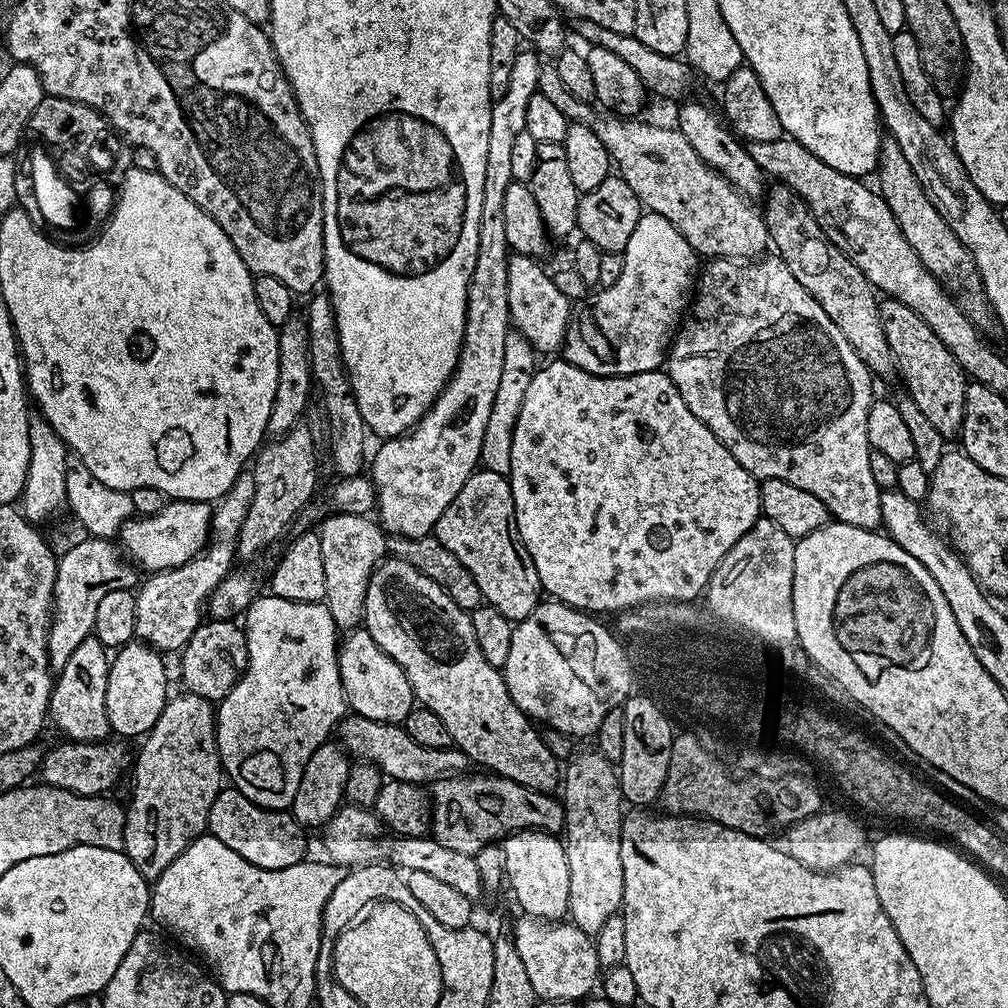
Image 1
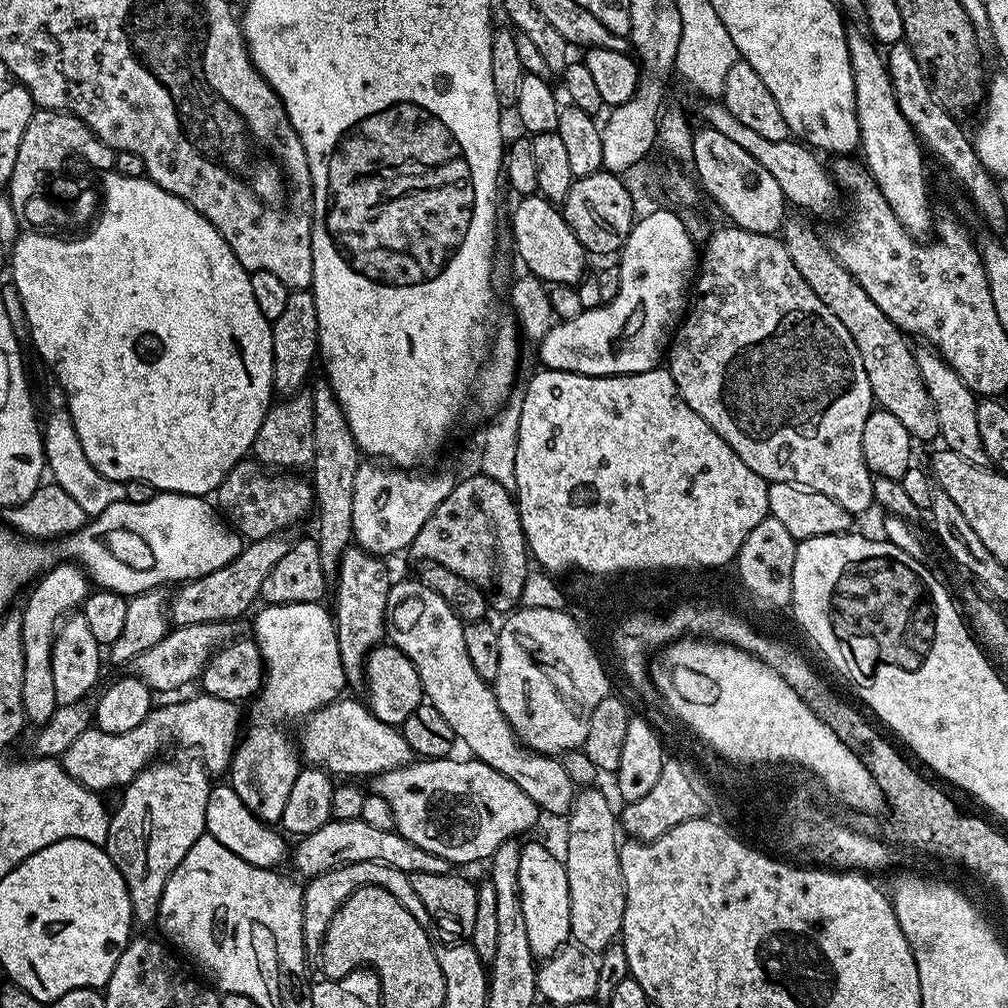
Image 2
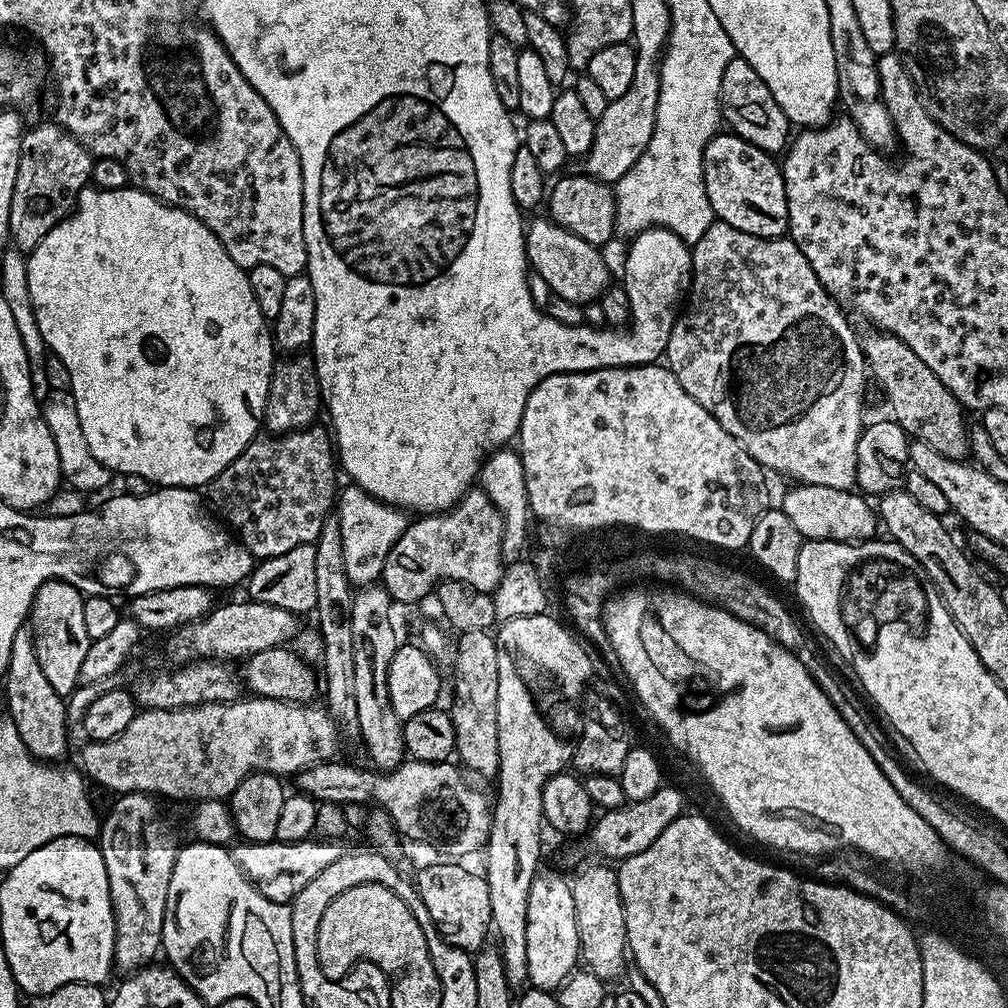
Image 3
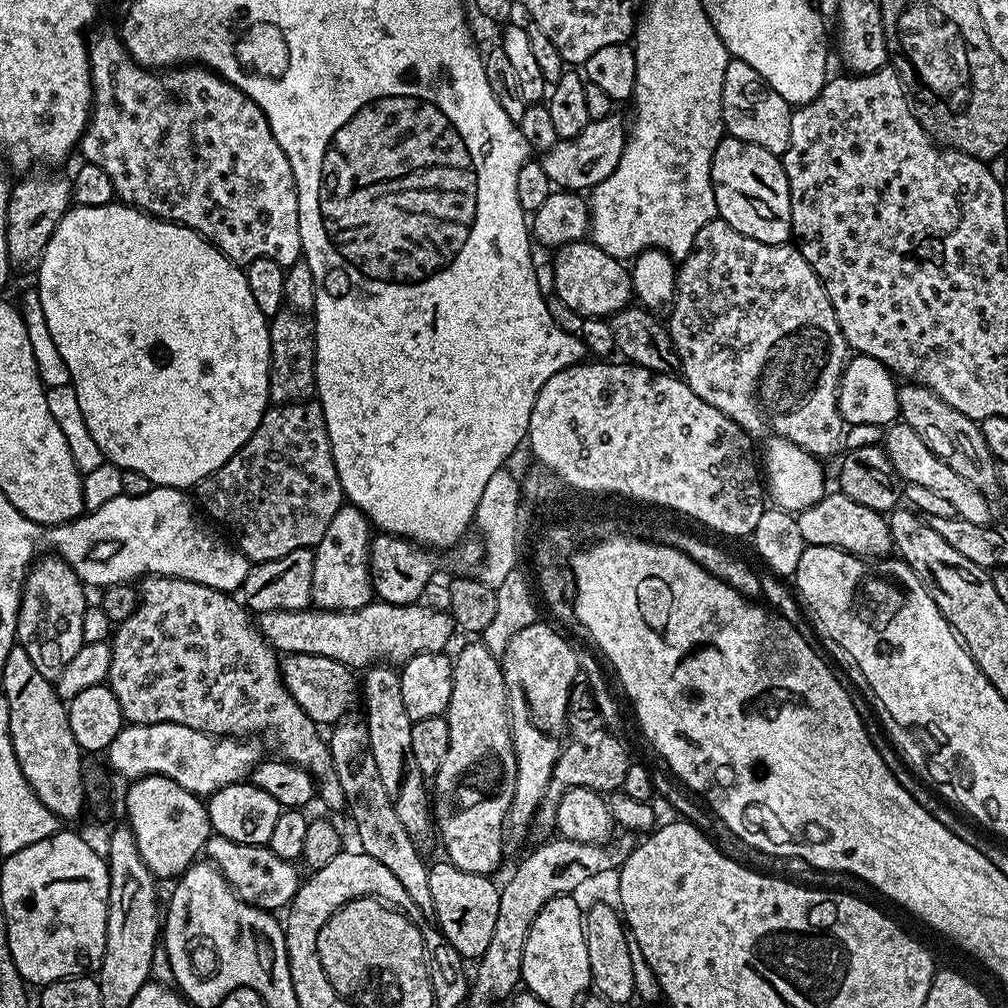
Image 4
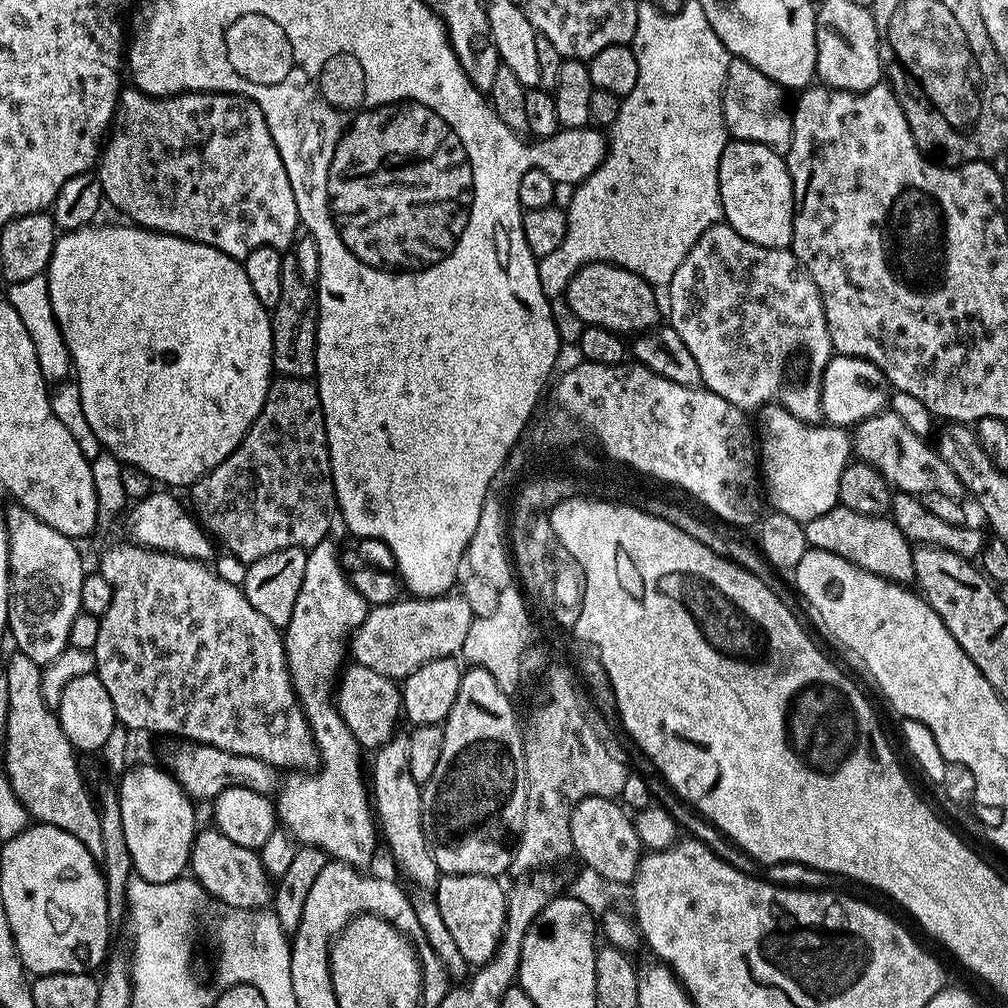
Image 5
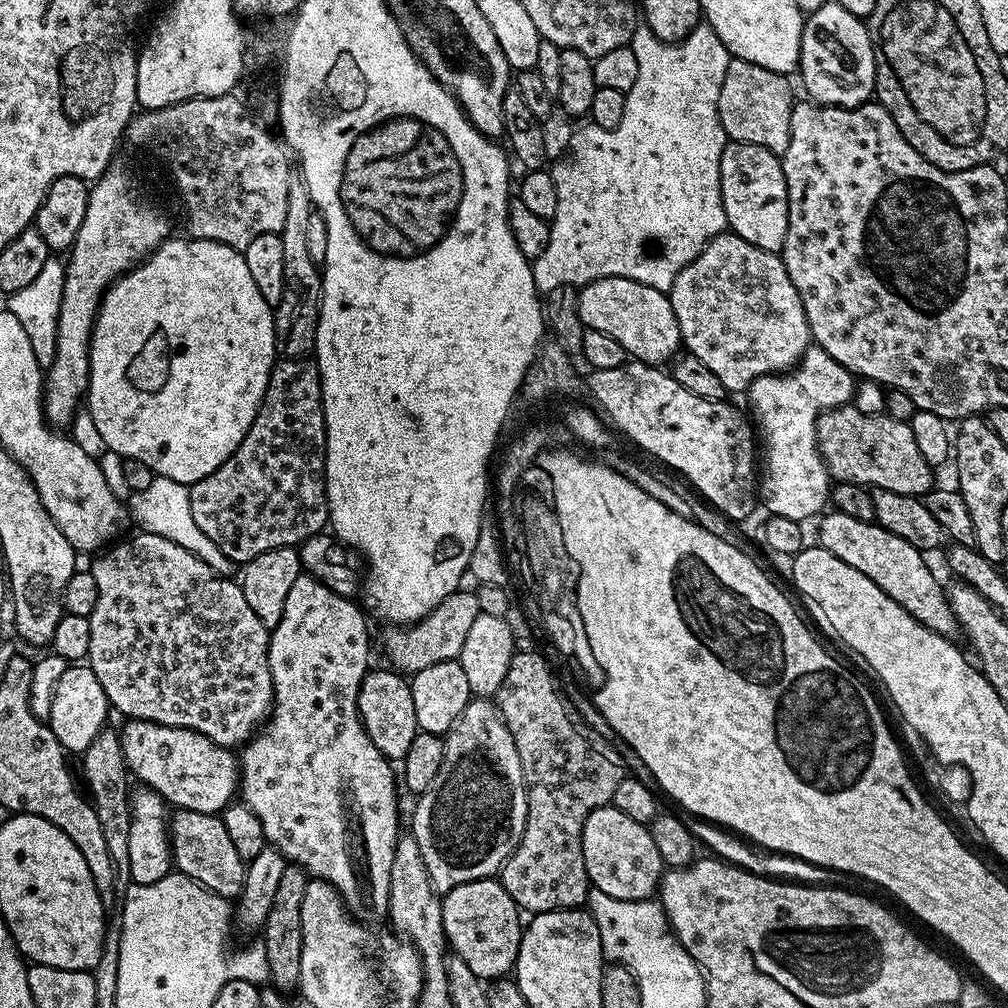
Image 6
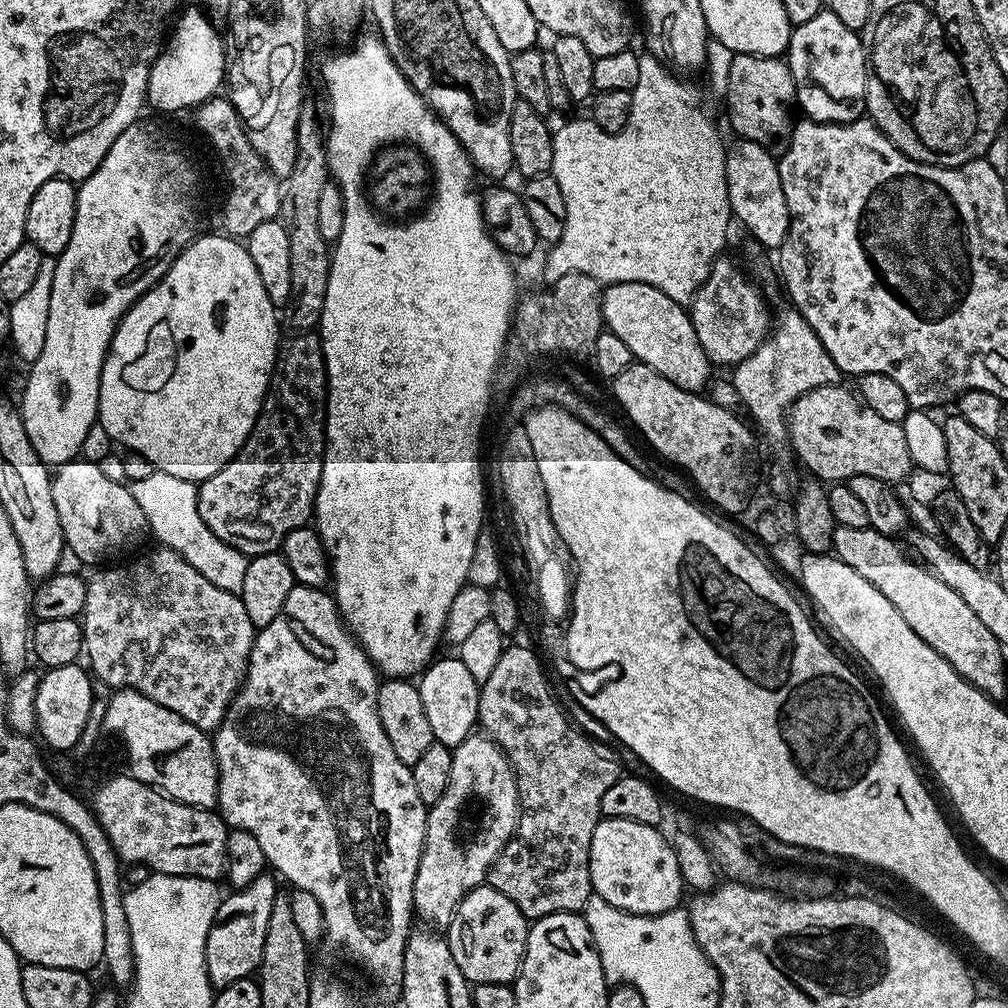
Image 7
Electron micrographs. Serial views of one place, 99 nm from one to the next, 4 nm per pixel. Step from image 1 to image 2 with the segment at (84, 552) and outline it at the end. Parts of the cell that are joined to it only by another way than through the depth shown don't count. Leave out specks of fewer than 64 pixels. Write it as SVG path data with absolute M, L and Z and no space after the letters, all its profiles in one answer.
M57 562L31 585L30 591L32 594L24 606L24 612L19 615L24 655L22 706L25 717L39 726L47 722L50 714L54 714L57 705L52 669L52 644L56 640L56 629L69 613L83 605L90 591L90 581L88 573L79 564Z

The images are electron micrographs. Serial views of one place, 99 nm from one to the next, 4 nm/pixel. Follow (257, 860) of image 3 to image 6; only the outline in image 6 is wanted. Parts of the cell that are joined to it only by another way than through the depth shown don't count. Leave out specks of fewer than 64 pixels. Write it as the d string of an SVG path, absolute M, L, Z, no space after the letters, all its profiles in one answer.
M188 809L173 811L168 824L168 839L177 873L188 876L209 892L227 898L239 897L244 885L246 861L238 854L234 842L230 842L230 834L219 815L211 816Z

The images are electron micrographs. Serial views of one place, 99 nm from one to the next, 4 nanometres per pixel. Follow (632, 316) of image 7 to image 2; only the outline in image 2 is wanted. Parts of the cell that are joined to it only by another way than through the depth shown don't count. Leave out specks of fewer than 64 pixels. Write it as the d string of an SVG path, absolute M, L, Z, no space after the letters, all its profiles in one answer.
M522 196L515 201L516 209L512 212L512 240L516 243L516 252L525 264L527 271L532 273L544 284L579 285L585 279L584 248L574 238L574 230L566 222L563 211L553 201L535 196Z

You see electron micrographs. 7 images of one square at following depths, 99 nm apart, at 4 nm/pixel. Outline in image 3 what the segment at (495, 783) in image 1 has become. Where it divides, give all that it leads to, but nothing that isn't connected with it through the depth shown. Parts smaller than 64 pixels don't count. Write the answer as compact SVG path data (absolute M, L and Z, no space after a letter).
M340 758L323 760L320 764L310 766L305 772L295 777L299 791L322 804L368 804L371 802L375 807L383 808L390 814L390 818L396 824L396 831L401 837L417 840L420 844L433 844L436 848L445 848L449 857L464 858L471 852L479 853L488 843L488 835L492 829L493 801L480 788L475 788L469 777L452 762L435 764L434 762L422 762L421 760L409 759L398 768L391 770L371 770L354 768L350 764L343 764Z

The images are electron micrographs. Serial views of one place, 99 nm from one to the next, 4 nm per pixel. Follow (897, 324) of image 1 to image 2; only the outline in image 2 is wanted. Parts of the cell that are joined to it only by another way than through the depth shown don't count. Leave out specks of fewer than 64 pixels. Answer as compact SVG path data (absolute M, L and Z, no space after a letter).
M920 346L915 349L918 370L922 374L922 382L930 394L930 402L934 402L934 410L938 414L939 439L944 440L943 447L949 452L958 454L958 458L966 458L966 462L984 466L988 464L988 455L982 448L982 437L978 434L978 414L976 406L978 397L954 374L954 370L931 347Z

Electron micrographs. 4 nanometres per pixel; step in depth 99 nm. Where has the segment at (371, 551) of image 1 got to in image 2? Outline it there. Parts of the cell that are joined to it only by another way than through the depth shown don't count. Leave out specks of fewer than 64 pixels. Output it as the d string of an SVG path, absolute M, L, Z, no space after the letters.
M350 546L340 555L340 565L334 577L336 583L336 637L338 654L342 658L342 670L349 689L363 689L366 684L366 665L372 651L385 639L388 623L388 592L393 586L393 577L388 577L388 568L383 559L365 552L359 546Z

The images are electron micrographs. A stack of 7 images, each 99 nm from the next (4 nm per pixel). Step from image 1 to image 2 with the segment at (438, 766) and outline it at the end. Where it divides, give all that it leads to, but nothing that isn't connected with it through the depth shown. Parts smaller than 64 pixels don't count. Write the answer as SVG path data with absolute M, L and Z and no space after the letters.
M341 698L330 702L303 721L300 730L298 752L303 763L323 768L336 778L371 778L410 764L414 759L403 731L395 724L382 722L368 709L367 703L361 701L359 704L356 700Z

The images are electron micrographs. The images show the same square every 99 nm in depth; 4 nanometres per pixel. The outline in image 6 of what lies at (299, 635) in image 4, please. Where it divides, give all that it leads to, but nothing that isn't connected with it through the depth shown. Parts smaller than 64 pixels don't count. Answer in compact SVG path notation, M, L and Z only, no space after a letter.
M459 588L448 595L430 615L413 625L389 625L382 638L384 652L393 663L391 665L406 674L421 672L438 662L455 660L460 655L471 625L480 613L475 591L468 592L466 588Z

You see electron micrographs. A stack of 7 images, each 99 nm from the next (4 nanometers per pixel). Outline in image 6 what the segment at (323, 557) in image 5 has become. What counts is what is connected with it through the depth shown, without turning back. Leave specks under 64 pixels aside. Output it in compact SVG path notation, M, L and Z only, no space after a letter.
M301 574L296 579L289 596L286 597L286 610L282 610L282 618L278 622L278 626L271 629L268 638L268 661L272 675L272 711L256 735L239 749L240 782L238 796L246 807L254 810L258 822L262 822L265 841L281 852L285 861L300 865L309 877L330 882L340 893L344 900L344 906L349 913L360 922L369 922L368 920L380 920L388 916L390 870L394 866L396 841L400 839L402 829L400 829L400 808L396 805L397 773L396 776L392 773L393 765L381 754L378 746L374 746L374 742L370 742L370 734L366 734L364 724L360 721L358 690L362 686L364 676L370 670L370 664L368 664L368 624L364 621L363 615L365 616L365 613L355 599L334 594L334 590L322 586L322 582L318 582L310 575Z

